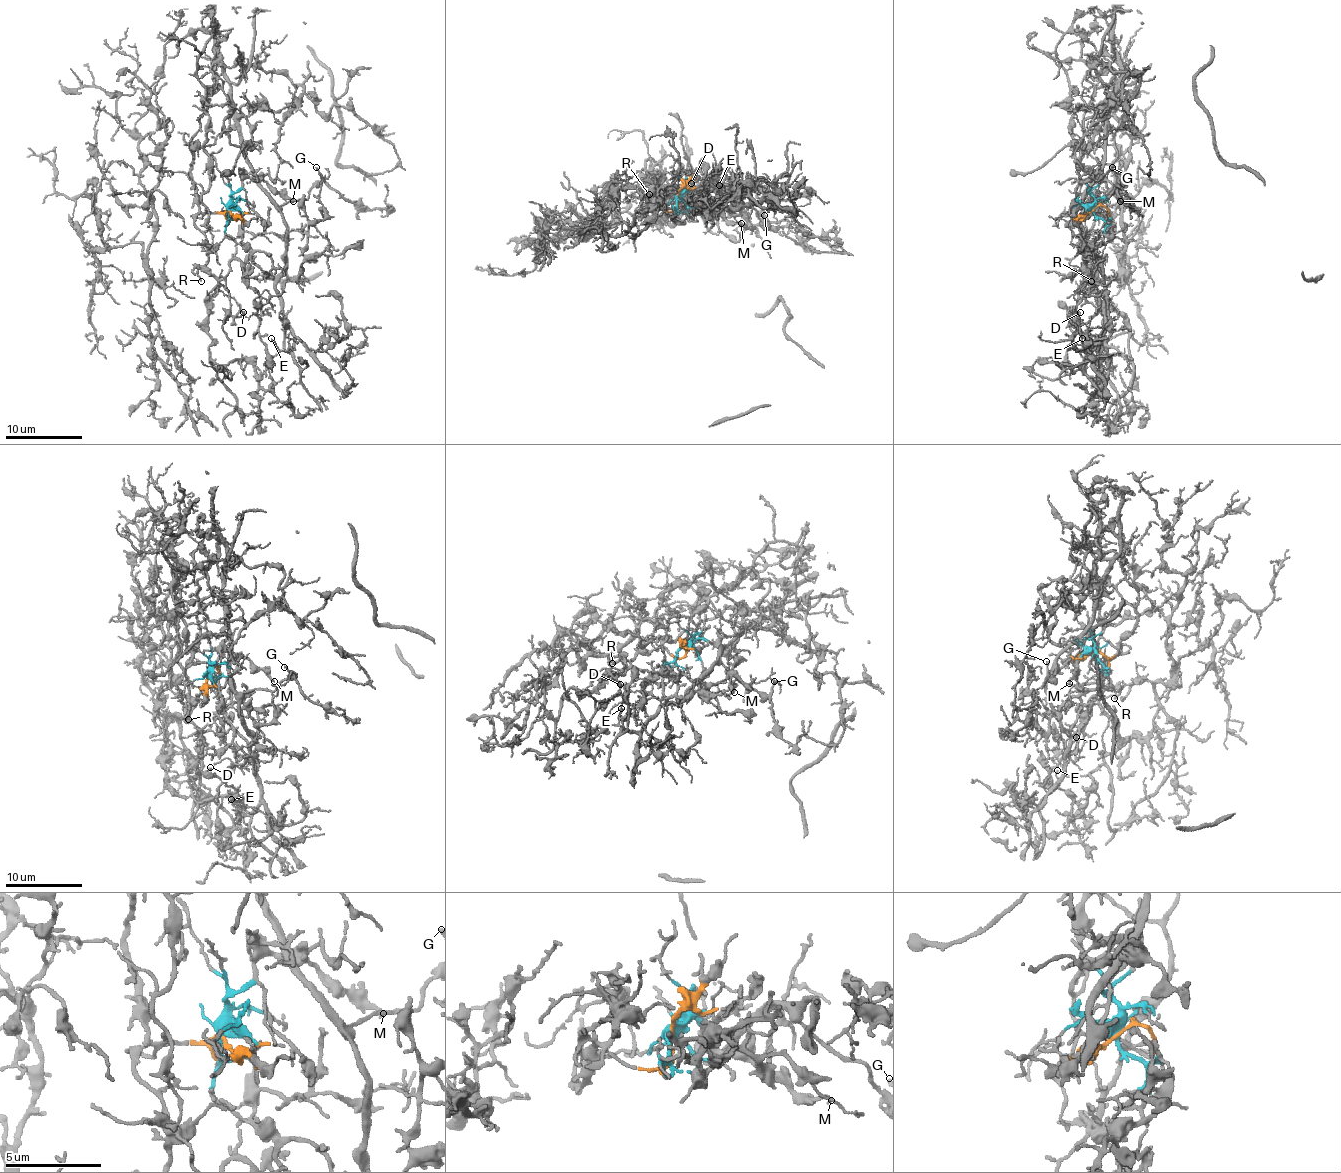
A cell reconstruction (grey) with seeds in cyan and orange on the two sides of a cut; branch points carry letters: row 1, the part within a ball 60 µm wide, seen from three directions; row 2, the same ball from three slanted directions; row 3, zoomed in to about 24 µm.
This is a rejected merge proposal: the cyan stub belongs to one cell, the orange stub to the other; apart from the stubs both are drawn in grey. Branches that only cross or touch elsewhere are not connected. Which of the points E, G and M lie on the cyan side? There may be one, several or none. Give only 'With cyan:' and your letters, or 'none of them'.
With cyan: E, G, M

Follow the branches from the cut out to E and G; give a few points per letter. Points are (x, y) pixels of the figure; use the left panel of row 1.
E: (228, 209), (226, 234), (274, 280), (274, 292), (294, 342), (290, 351), (280, 349), (271, 338)
G: (228, 209), (230, 197), (249, 176), (253, 176), (274, 201), (284, 205), (305, 199), (321, 178), (317, 167)

